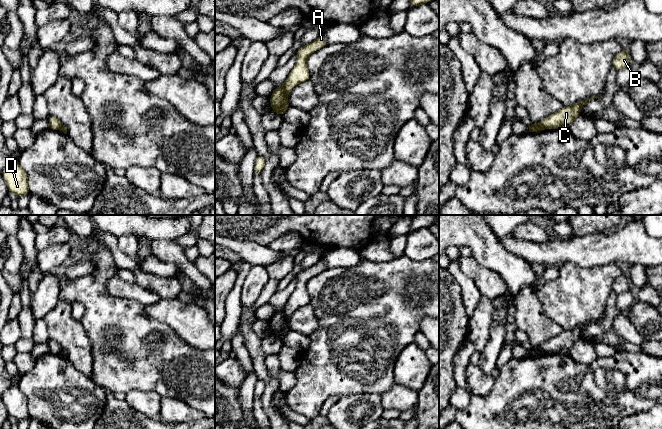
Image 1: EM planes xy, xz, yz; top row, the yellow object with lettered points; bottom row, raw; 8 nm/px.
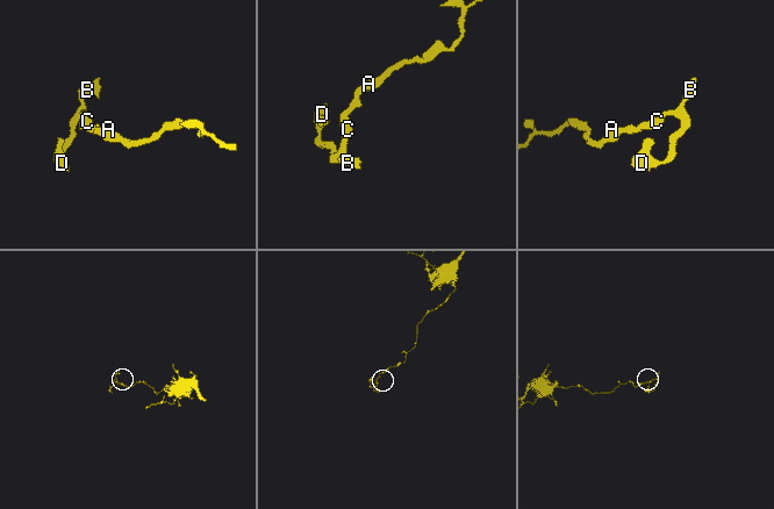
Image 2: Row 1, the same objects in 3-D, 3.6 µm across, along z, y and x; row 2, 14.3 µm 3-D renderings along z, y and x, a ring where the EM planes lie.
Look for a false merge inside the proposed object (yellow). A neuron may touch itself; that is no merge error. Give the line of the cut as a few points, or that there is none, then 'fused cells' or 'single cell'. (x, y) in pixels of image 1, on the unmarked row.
cut xz (281, 310), (287, 318); fused cells

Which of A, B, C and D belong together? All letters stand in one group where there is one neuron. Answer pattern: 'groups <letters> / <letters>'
groups A / B C D

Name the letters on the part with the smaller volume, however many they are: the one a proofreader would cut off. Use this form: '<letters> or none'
B, C, D

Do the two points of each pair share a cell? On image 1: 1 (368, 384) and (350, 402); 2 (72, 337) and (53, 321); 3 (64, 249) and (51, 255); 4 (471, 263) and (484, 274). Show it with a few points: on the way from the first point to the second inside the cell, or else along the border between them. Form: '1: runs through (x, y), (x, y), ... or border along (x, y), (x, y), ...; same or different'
1: border along (381, 393), (352, 393), (340, 397); different
2: runs through (67, 332), (58, 323); same
3: runs through (61, 251), (54, 255); same
4: runs through (474, 266), (481, 273); same

